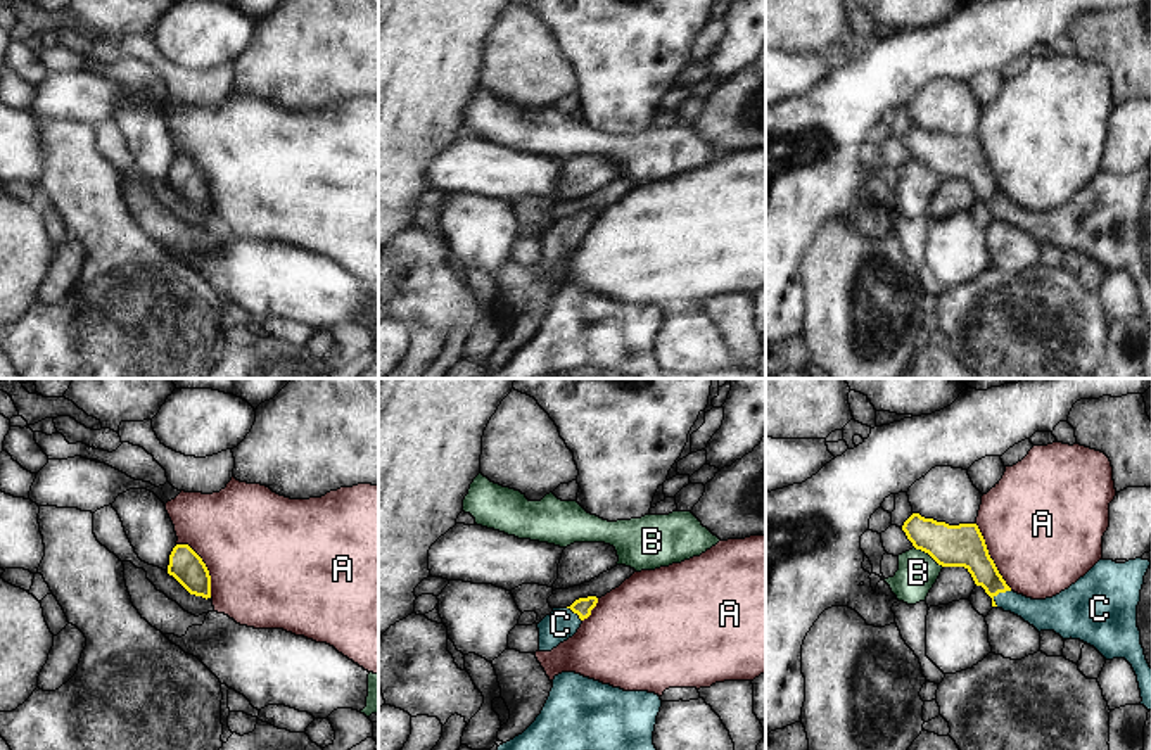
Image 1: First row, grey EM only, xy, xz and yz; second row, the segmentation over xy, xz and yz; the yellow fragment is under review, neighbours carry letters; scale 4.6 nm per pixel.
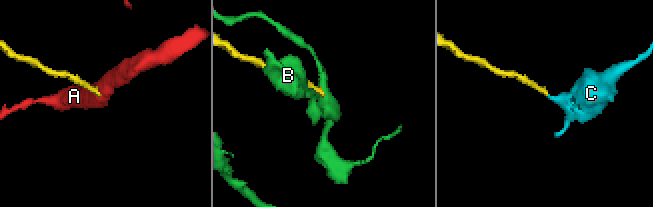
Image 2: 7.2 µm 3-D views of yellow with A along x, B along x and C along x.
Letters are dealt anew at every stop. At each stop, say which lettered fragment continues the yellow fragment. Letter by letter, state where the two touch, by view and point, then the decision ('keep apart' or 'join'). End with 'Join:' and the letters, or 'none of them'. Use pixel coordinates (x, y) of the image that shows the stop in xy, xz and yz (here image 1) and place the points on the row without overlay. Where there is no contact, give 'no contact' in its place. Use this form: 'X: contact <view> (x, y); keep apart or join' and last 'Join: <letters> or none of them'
A: contact yz (989, 170); keep apart
B: contact yz (928, 166); keep apart
C: contact yz (999, 204); join
Join: C

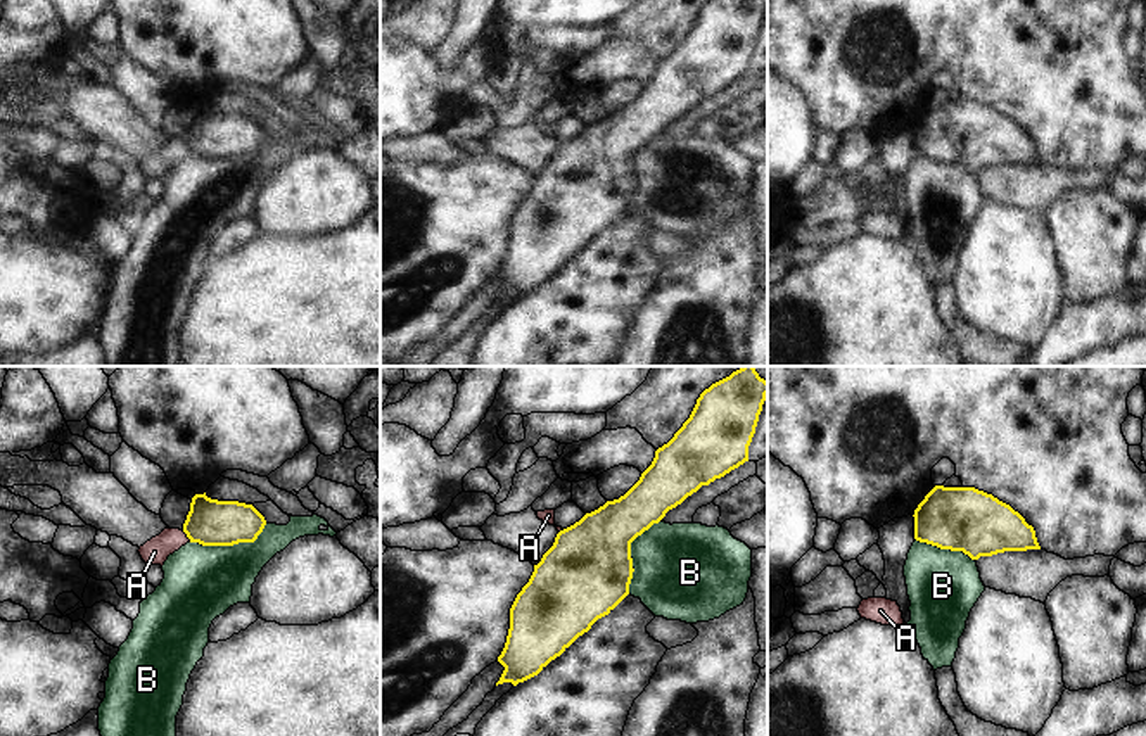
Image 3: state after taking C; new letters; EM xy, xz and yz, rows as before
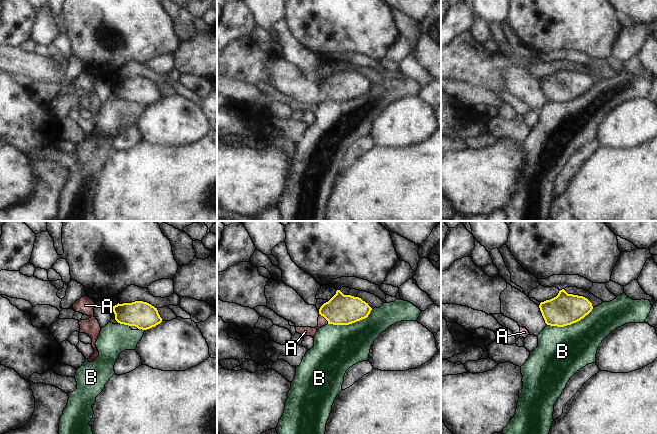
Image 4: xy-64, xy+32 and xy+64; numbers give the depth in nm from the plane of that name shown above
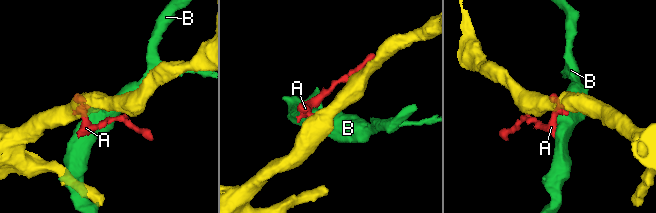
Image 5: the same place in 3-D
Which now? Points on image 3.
A: contact xy (187, 149); join
B: contact xy (230, 158); keep apart
Join: A

